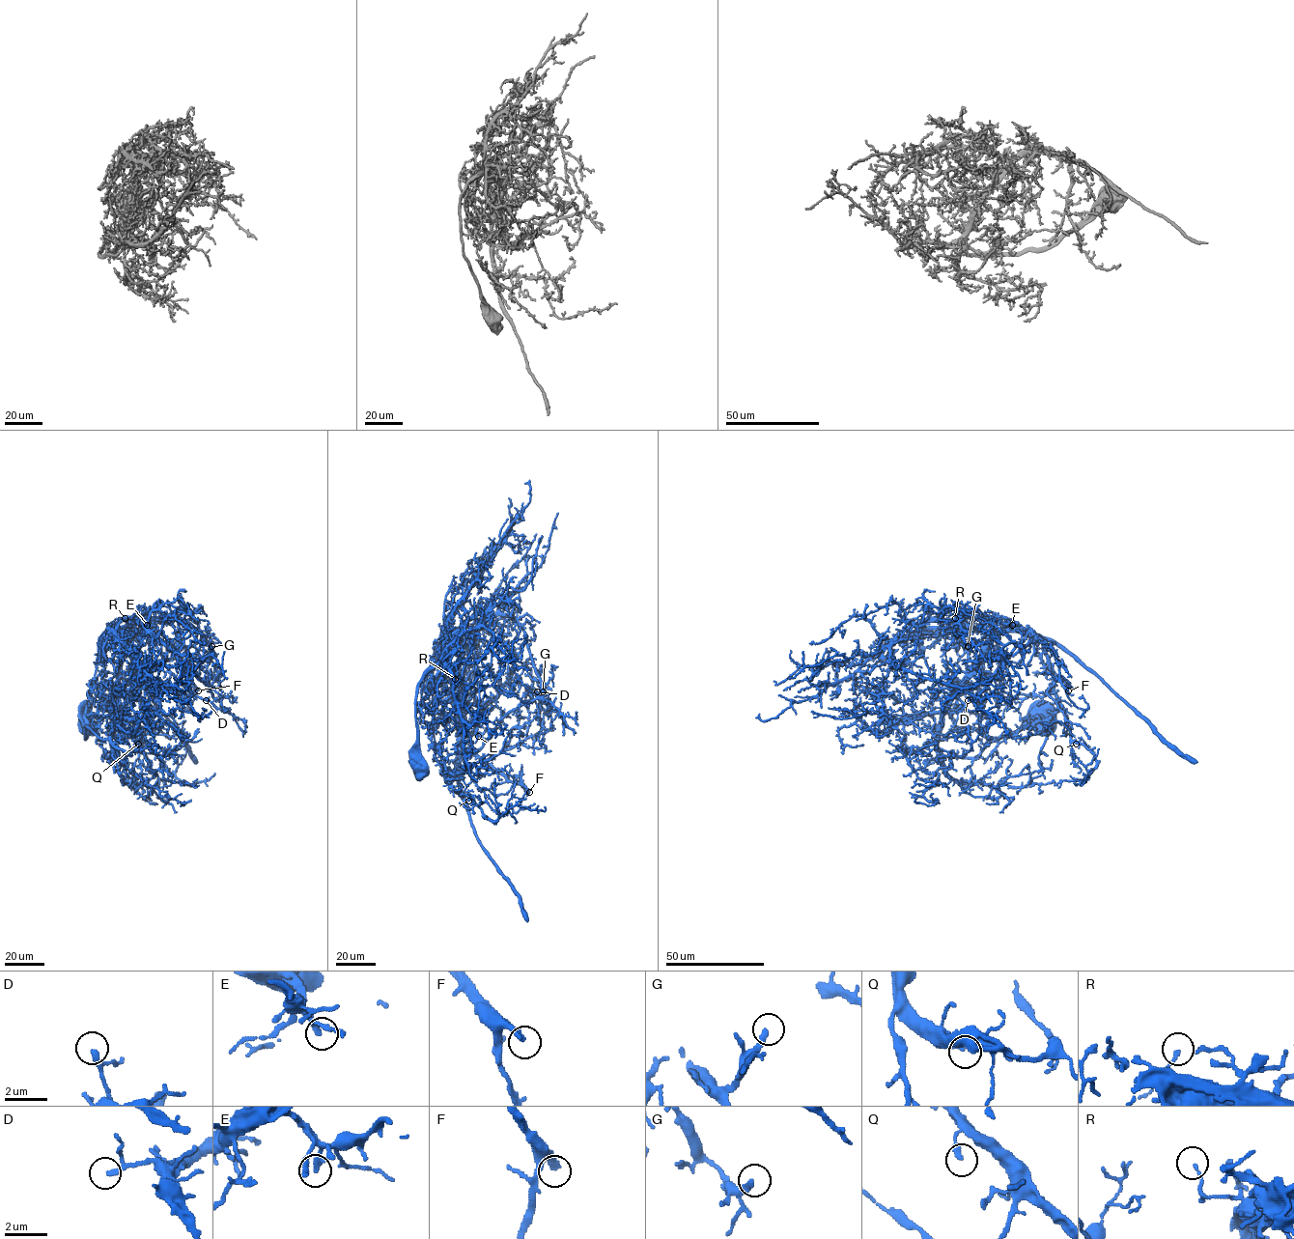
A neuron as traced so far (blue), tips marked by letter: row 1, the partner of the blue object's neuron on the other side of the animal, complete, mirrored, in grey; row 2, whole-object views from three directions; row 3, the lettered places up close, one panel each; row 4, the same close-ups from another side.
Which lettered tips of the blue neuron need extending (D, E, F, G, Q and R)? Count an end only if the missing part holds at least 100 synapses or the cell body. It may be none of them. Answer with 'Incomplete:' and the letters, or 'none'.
Incomplete: F

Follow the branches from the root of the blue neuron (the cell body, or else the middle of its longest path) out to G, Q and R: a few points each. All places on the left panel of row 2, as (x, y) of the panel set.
G: (85, 722), (85, 737), (87, 728), (110, 734), (132, 672), (127, 630), (144, 618), (178, 616), (211, 646)
Q: (85, 722), (85, 737), (89, 728), (105, 739), (117, 721), (132, 672), (127, 631), (119, 705), (138, 744)
R: (85, 722), (85, 737), (89, 728), (105, 739), (126, 699), (132, 655), (125, 618)

